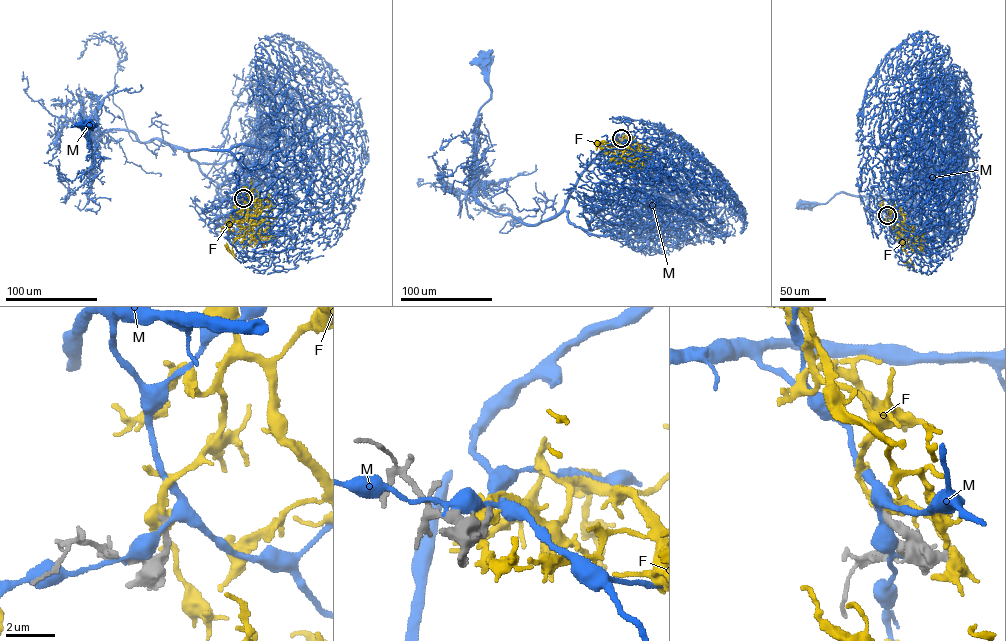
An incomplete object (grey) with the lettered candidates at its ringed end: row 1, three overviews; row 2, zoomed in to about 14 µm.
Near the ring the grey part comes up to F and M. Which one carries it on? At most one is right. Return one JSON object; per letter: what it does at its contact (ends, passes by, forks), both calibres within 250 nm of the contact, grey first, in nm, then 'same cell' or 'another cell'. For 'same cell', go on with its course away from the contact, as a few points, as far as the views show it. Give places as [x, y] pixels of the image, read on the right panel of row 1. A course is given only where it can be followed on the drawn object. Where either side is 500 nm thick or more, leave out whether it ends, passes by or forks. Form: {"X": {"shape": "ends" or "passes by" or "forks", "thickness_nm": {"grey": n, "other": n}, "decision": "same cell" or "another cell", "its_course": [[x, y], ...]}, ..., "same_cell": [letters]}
{"F": {"shape": "passes by", "thickness_nm": {"grey": 240, "other": 480}, "decision": "same cell", "its_course": [[887, 215], [904, 240], [904, 248], [913, 268], [907, 262]]}, "M": {"shape": "passes by", "thickness_nm": {"grey": 280, "other": 360}, "decision": "another cell"}, "same_cell": ["F"]}

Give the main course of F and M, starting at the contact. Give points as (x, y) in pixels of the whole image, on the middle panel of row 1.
F: (621, 138), (629, 139), (622, 141), (627, 144), (622, 147), (608, 145), (602, 149), (597, 144)
M: (621, 138), (557, 214), (494, 213), (470, 184), (486, 58)

